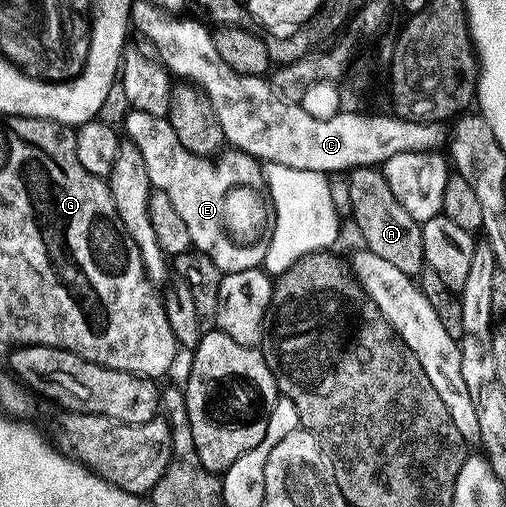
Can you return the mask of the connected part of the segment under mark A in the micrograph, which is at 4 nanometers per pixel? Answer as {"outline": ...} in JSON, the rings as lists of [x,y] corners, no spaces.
{"outline":[[[378,167],[353,168],[349,172],[349,205],[355,215],[355,224],[363,235],[366,251],[386,258],[392,266],[397,266],[401,274],[412,278],[424,271],[423,229],[420,221],[414,220],[395,198]]]}

